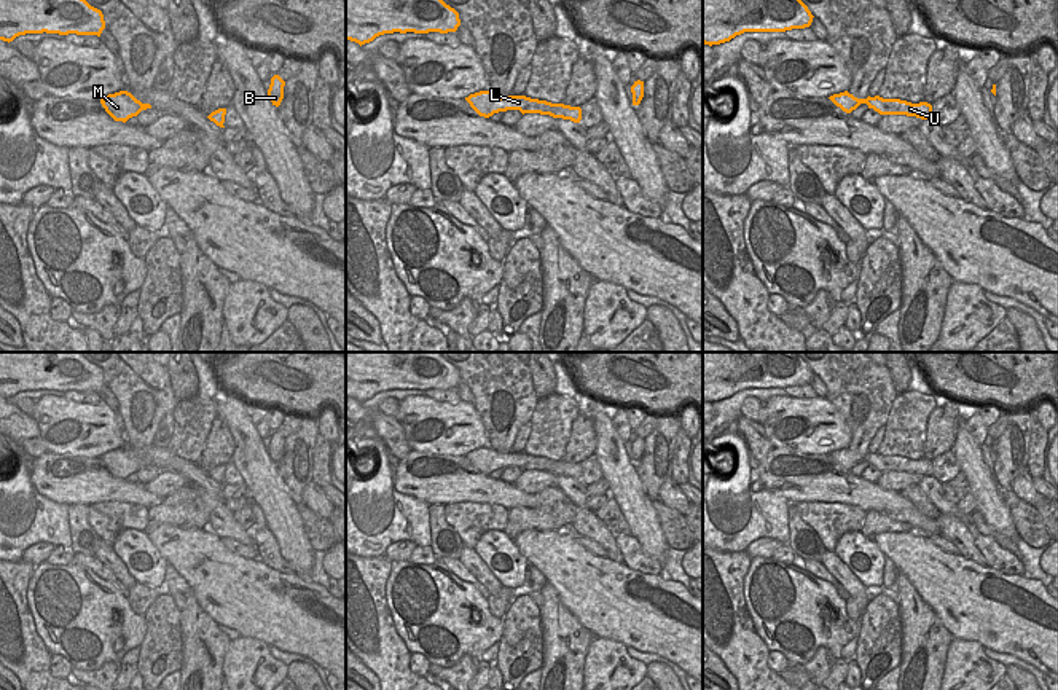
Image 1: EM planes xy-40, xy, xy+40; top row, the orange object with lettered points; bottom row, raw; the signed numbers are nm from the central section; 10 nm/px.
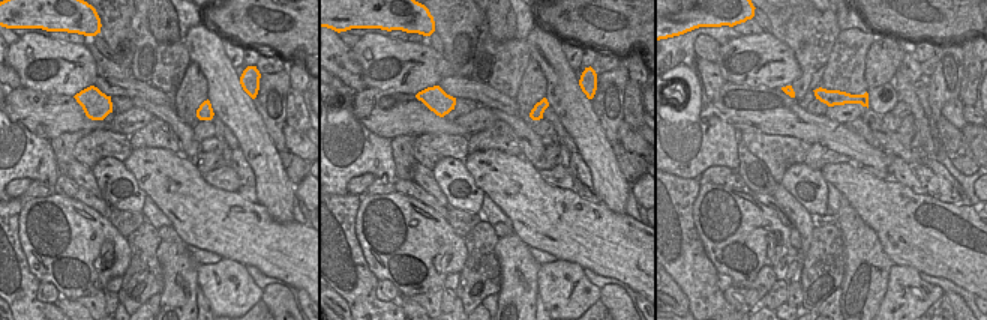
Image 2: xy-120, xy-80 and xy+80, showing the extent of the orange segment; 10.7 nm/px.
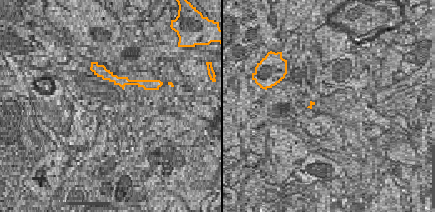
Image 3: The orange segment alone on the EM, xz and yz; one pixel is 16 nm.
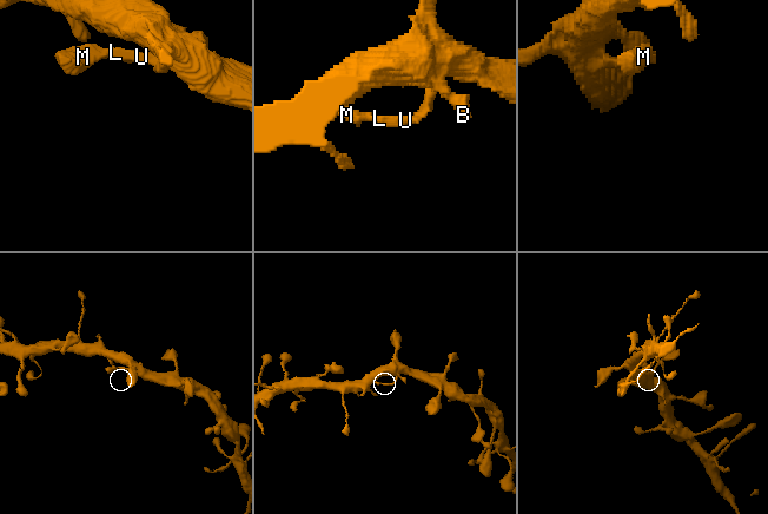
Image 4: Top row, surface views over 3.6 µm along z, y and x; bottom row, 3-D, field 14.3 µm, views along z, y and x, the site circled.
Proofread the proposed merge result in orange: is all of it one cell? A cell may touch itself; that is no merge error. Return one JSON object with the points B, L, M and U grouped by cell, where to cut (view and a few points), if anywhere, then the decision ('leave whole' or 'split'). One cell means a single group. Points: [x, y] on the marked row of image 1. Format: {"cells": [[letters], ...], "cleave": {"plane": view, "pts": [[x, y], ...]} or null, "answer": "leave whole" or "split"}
{"cells": [["B", "L", "M", "U"]], "cleave": null, "answer": "leave whole"}

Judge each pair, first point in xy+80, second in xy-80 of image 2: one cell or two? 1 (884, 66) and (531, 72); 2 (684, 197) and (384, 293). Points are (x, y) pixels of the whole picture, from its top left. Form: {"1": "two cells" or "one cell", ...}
{"1": "one cell", "2": "two cells"}

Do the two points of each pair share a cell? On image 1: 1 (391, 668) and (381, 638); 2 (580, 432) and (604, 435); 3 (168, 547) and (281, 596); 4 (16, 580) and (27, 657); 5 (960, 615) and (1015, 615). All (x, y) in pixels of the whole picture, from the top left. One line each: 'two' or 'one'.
1: one
2: two
3: one
4: one
5: one

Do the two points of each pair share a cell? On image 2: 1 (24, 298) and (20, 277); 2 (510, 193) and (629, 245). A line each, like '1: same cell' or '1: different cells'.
1: same cell
2: same cell

